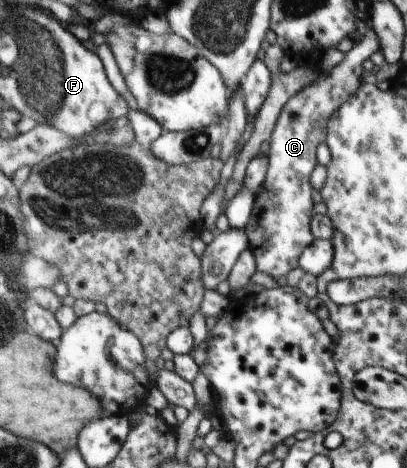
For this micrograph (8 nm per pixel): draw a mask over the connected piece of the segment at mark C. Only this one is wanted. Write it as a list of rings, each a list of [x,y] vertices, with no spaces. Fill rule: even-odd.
[[[372,31],[344,53],[343,60],[334,69],[330,72],[319,71],[314,83],[293,95],[276,120],[267,154],[268,171],[256,193],[251,219],[245,228],[249,249],[256,259],[256,269],[275,280],[286,277],[290,271],[298,268],[300,255],[315,240],[310,227],[314,207],[310,175],[317,165],[317,147],[326,141],[332,113],[361,86],[363,64],[376,51],[380,51],[380,41]]]

